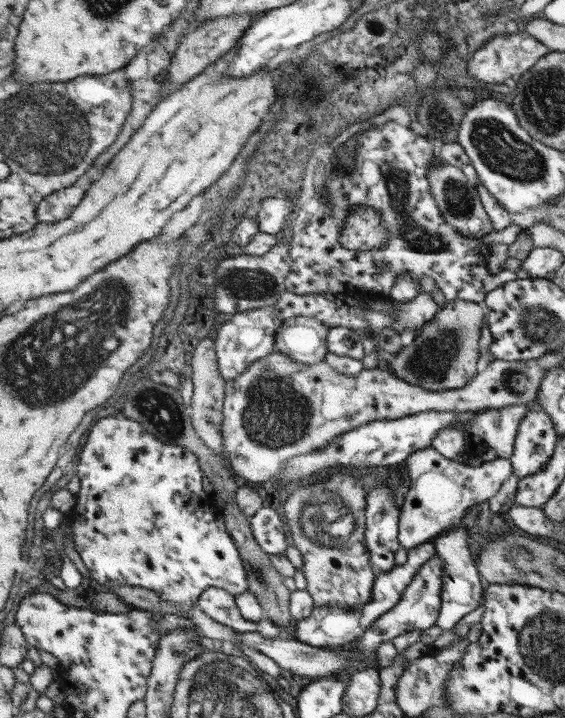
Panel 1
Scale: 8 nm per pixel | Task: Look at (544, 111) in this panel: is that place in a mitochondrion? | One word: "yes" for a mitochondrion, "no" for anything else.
yes

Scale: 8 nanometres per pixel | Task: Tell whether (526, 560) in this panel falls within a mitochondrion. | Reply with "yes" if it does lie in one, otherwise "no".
yes

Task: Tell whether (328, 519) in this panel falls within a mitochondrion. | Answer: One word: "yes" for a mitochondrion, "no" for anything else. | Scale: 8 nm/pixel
yes

